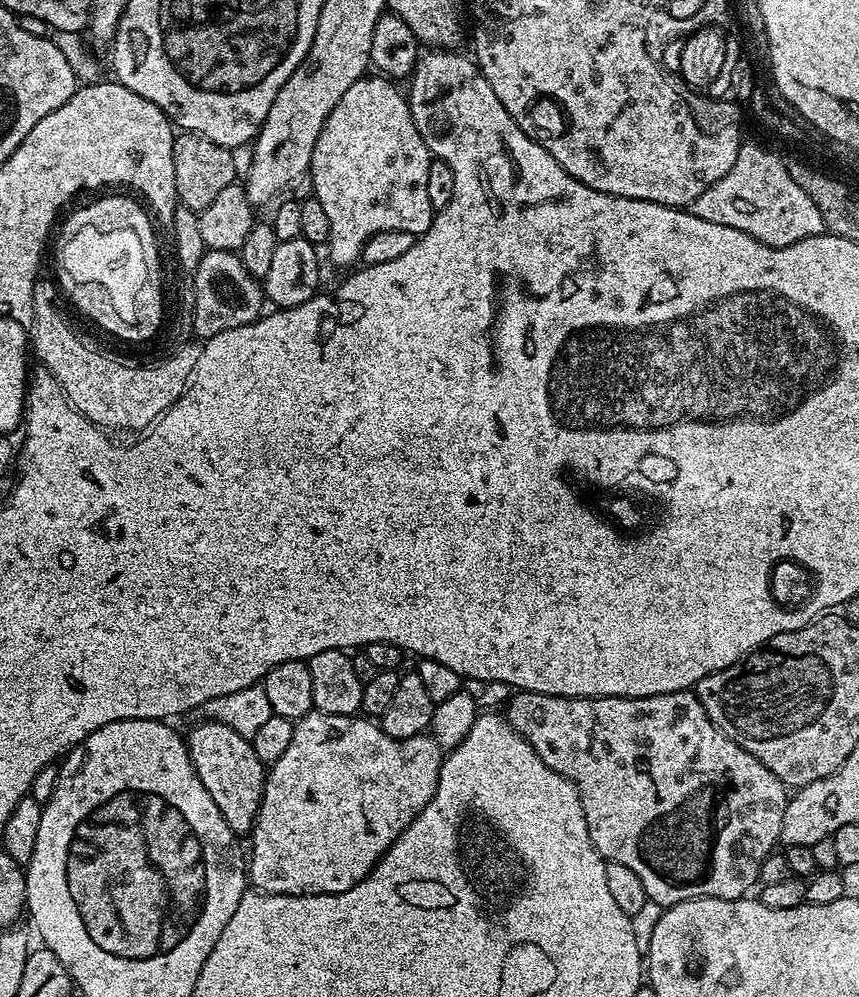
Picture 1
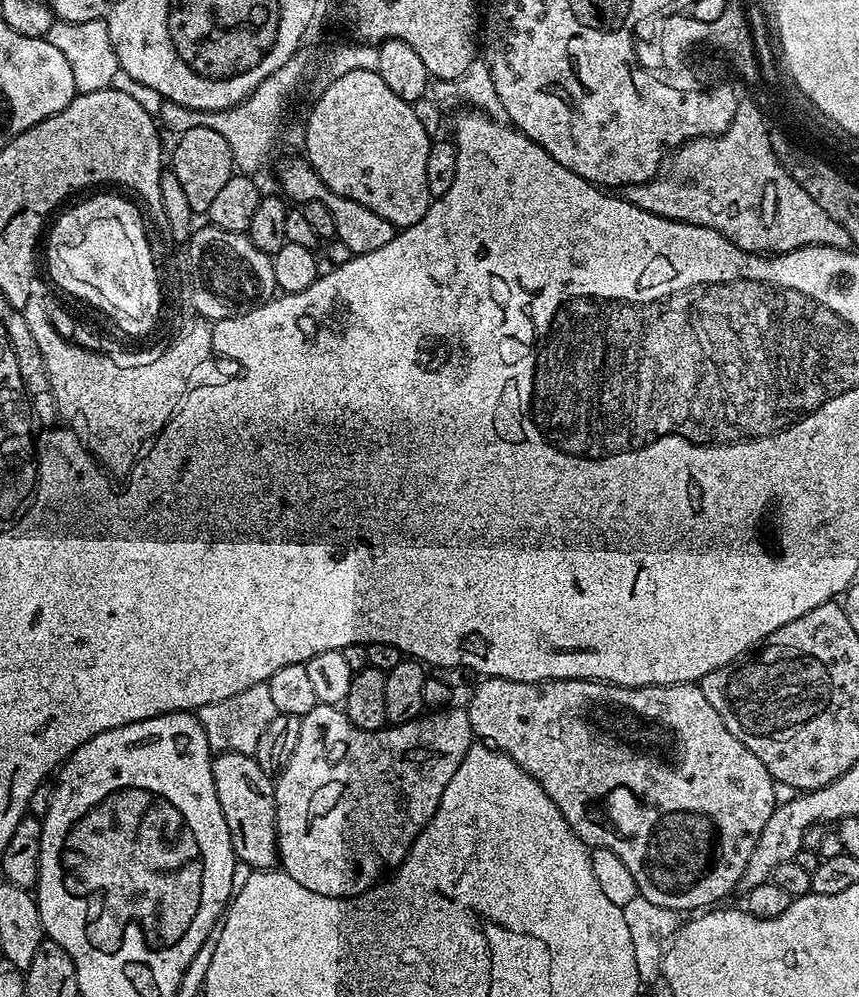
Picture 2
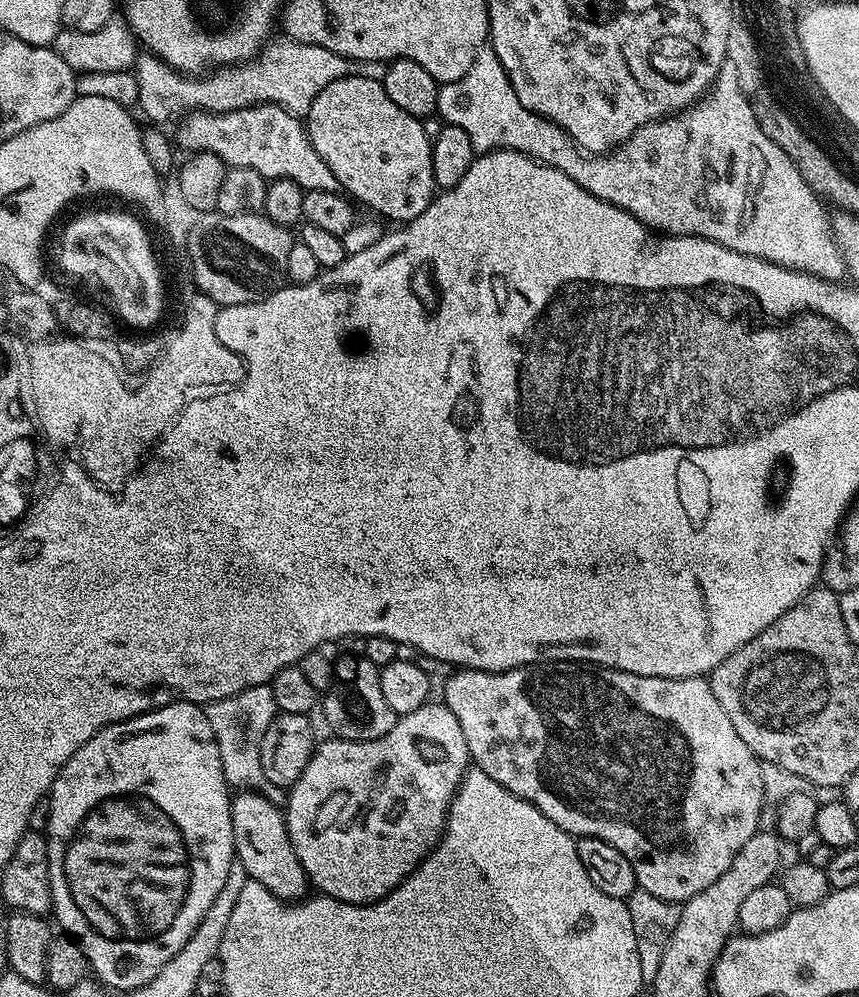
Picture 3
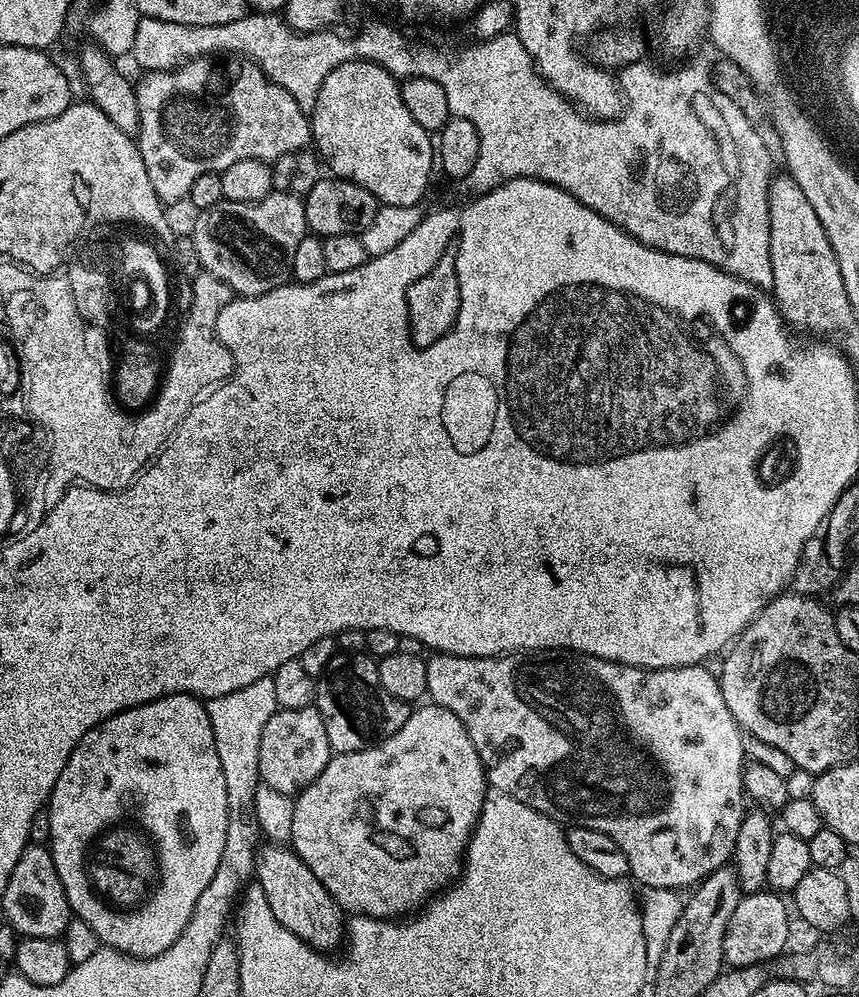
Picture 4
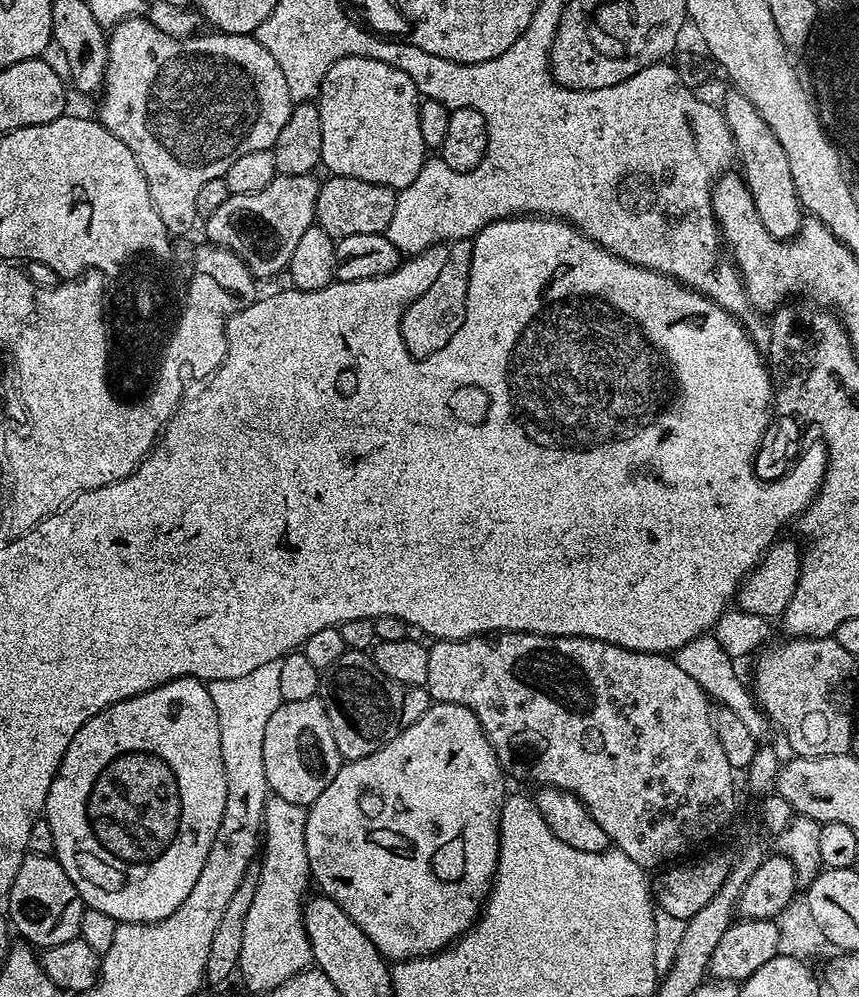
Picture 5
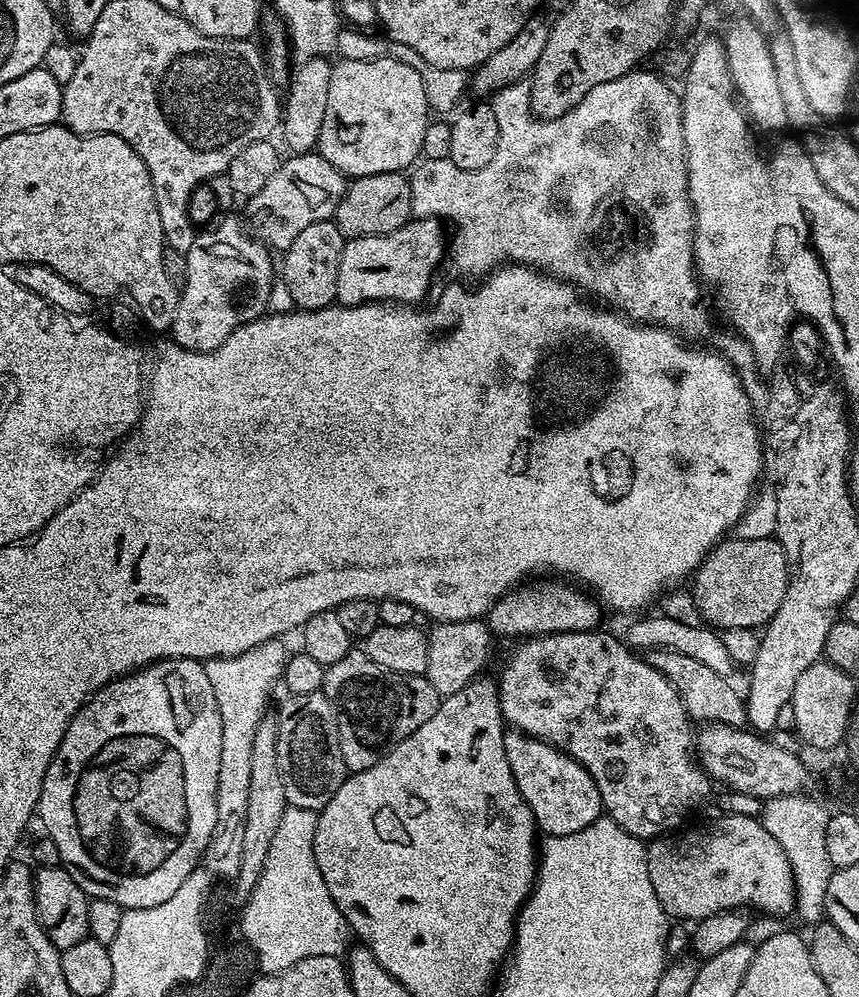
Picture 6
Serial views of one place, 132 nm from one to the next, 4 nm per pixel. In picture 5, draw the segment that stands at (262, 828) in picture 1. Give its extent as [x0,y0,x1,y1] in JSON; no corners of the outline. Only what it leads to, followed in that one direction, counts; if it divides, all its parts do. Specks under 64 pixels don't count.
[306,703,506,962]

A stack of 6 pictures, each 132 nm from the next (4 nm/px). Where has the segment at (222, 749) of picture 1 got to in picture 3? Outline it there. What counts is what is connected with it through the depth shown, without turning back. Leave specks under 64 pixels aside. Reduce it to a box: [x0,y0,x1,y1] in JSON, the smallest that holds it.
[232,791,309,902]

